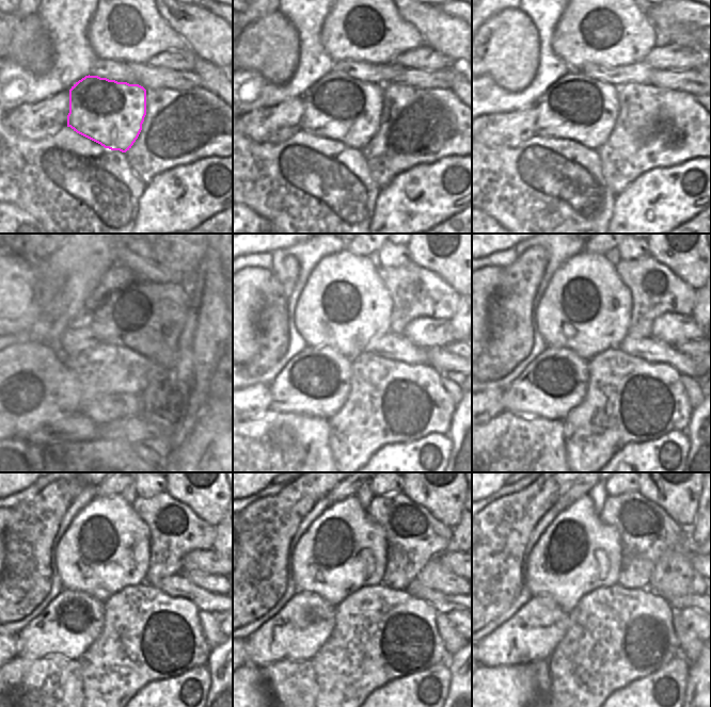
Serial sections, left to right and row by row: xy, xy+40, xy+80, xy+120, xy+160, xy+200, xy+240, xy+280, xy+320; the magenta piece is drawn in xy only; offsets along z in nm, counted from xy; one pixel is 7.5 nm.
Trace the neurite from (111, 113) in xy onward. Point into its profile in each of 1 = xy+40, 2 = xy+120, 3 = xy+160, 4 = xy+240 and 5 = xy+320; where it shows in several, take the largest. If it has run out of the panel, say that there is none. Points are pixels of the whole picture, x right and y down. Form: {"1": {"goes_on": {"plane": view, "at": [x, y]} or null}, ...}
{"1": {"goes_on": {"plane": "xy+40", "at": [338, 108]}}, "2": {"goes_on": {"plane": "xy+120", "at": [92, 355]}}, "3": {"goes_on": {"plane": "xy+160", "at": [315, 383]}}, "4": {"goes_on": {"plane": "xy+240", "at": [67, 627]}}, "5": {"goes_on": {"plane": "xy+320", "at": [533, 632]}}}

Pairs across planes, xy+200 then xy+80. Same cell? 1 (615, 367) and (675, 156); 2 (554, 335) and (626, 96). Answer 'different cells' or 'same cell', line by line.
1: same cell
2: different cells

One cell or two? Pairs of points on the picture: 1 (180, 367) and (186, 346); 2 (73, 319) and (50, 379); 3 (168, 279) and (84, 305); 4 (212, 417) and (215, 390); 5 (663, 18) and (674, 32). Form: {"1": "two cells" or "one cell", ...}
{"1": "one cell", "2": "two cells", "3": "two cells", "4": "two cells", "5": "one cell"}

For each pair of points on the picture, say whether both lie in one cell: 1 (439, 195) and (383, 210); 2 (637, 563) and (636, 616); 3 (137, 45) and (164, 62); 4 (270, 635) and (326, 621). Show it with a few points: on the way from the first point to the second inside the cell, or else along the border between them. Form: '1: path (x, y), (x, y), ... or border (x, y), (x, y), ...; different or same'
1: path (425, 196), (404, 210), (397, 210); same
2: border (616, 584), (632, 590), (647, 590); different
3: border (178, 49), (169, 49), (156, 53), (146, 63); different
4: path (284, 635), (293, 635), (307, 621), (312, 621); same

